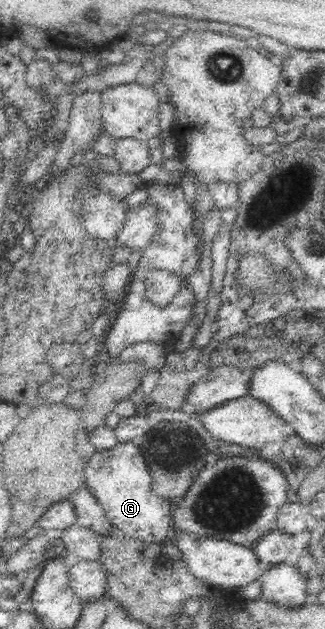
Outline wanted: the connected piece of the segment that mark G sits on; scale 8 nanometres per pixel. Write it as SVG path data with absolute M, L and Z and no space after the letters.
M137 441L117 443L112 449L93 450L85 457L84 465L84 483L118 534L142 543L165 542L173 521L173 502L152 493L153 477Z

